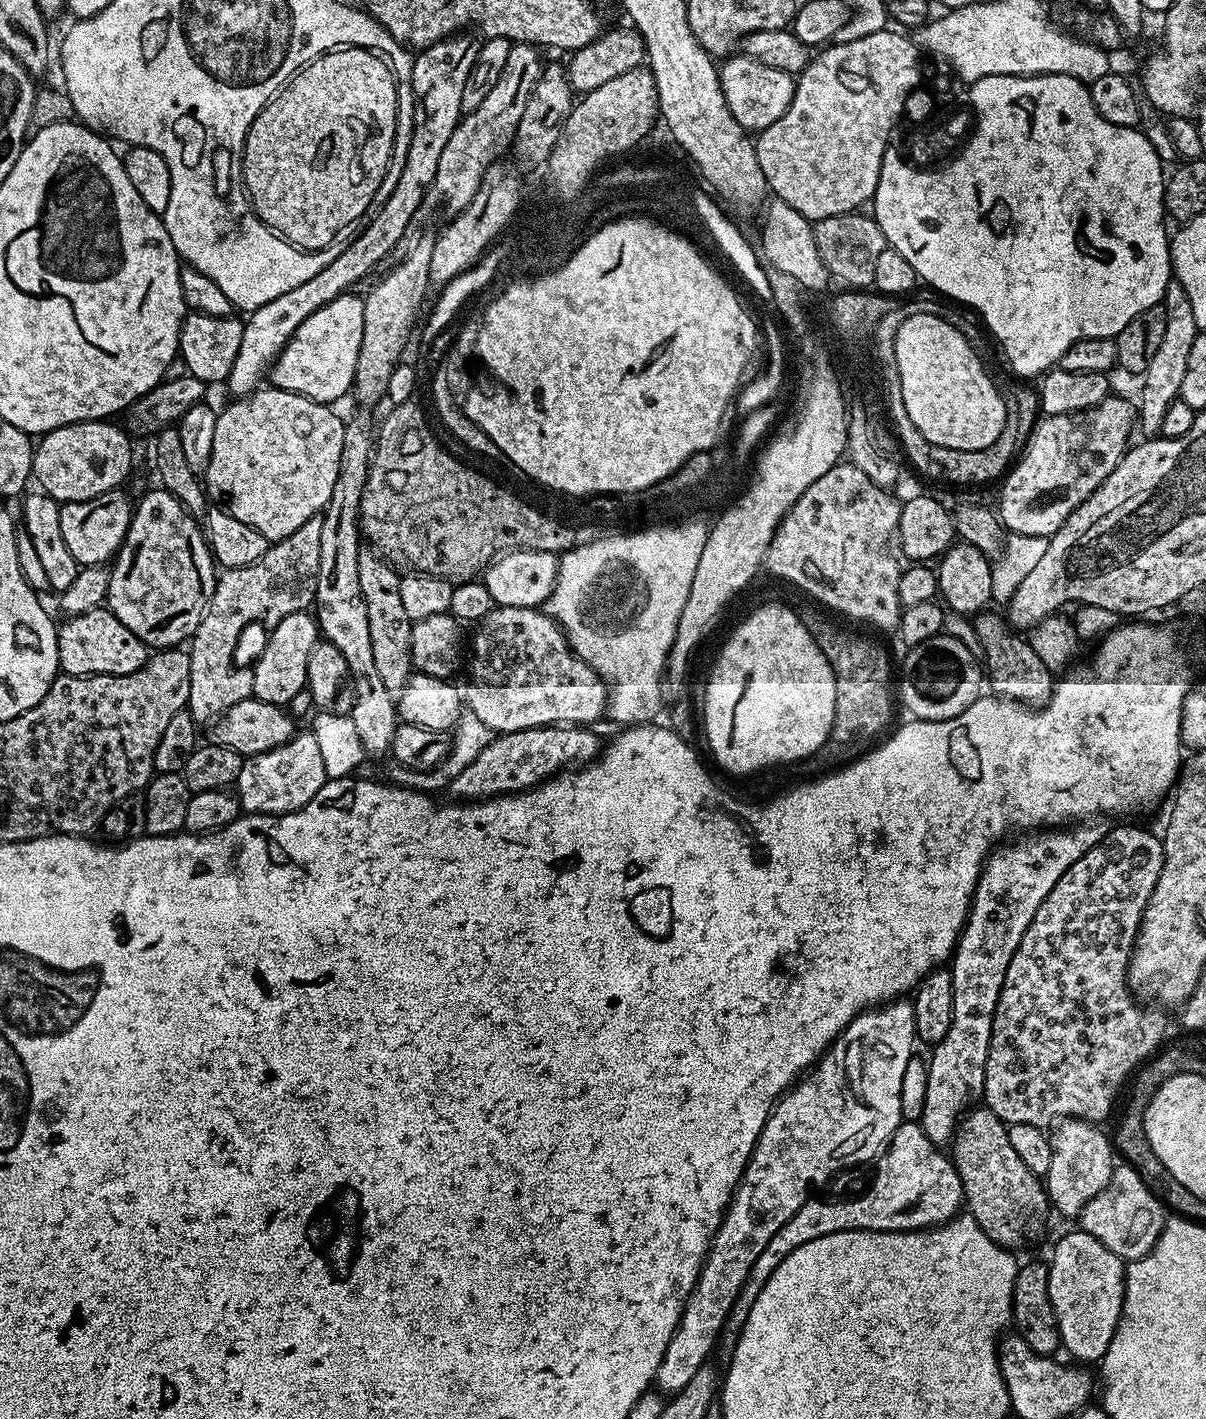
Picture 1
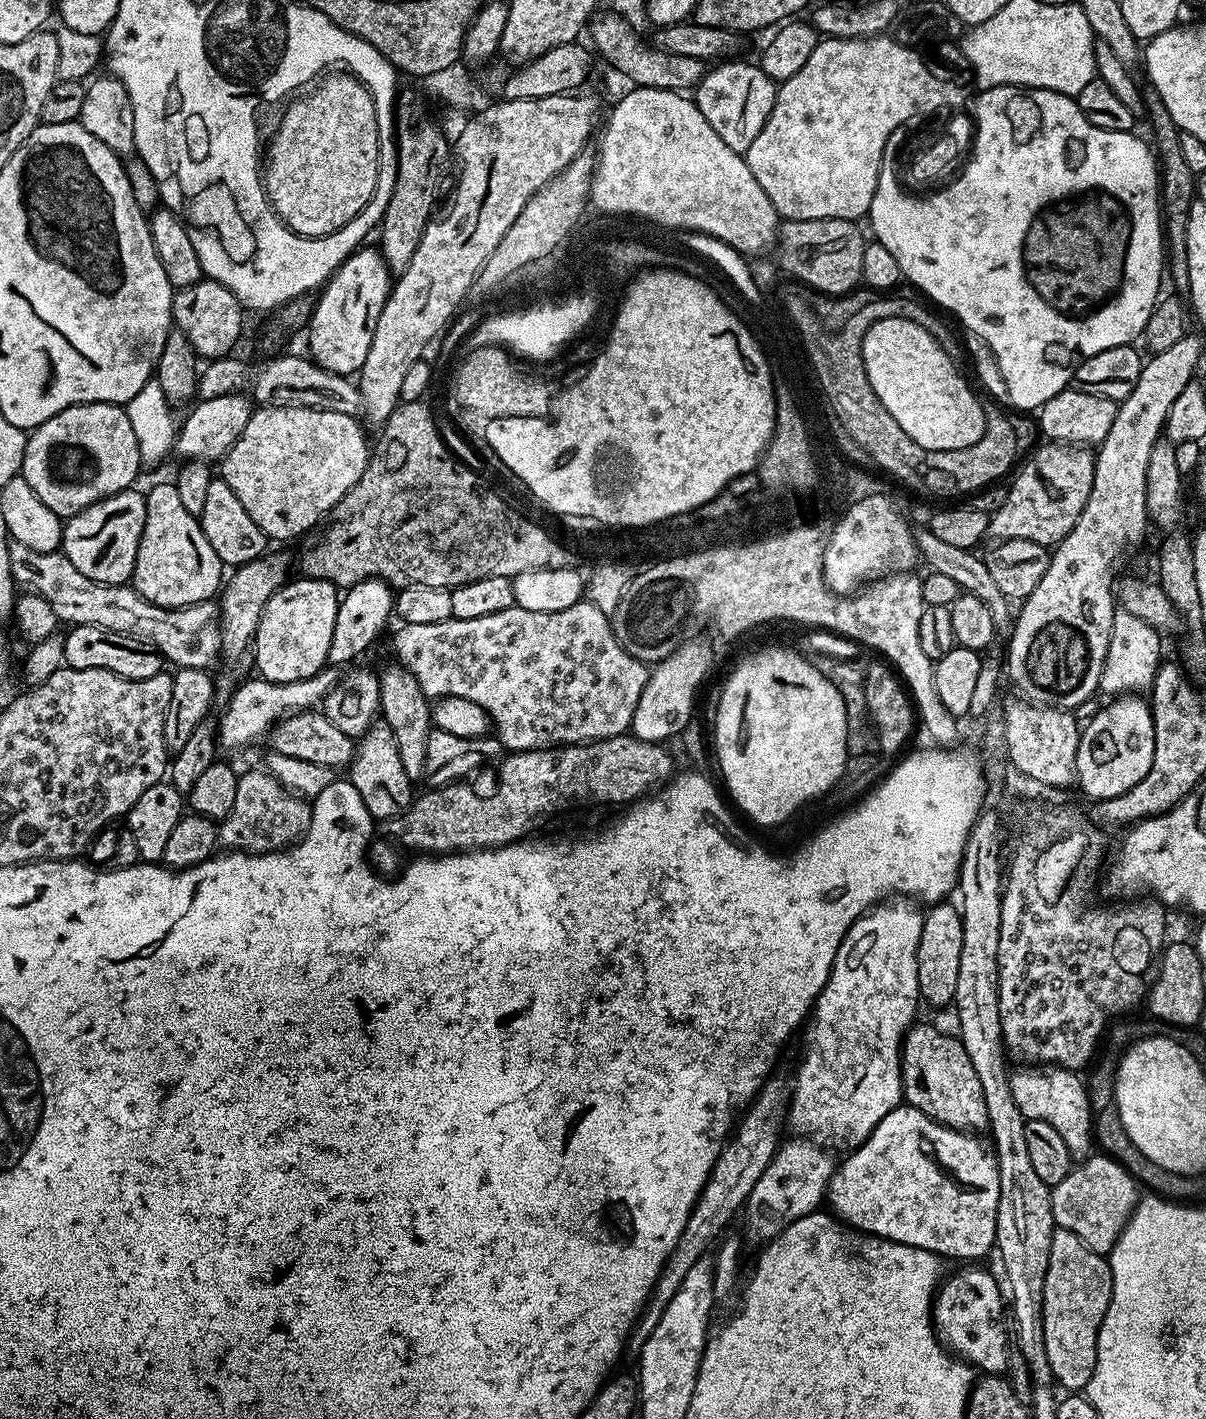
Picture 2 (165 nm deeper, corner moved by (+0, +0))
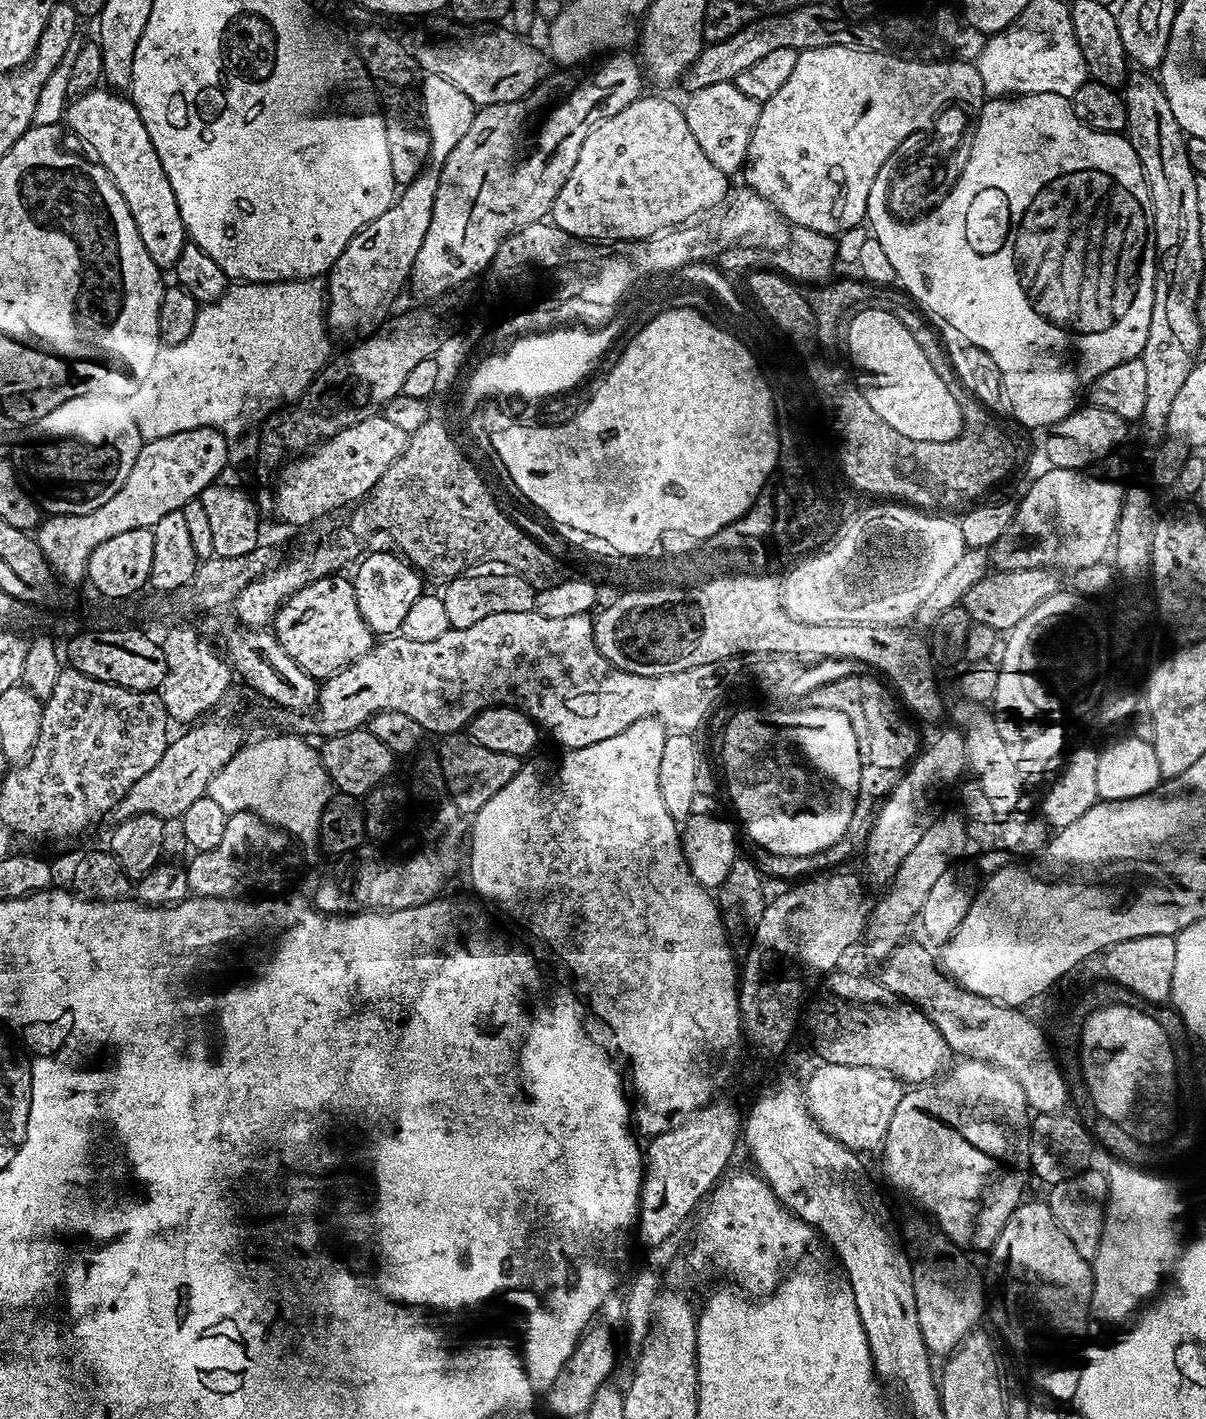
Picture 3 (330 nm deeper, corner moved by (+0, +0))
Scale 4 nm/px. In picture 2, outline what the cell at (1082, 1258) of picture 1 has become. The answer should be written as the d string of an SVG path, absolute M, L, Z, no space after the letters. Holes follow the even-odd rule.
M1057 1228L1050 1242L1050 1266L1046 1266L1046 1286L1042 1302L1042 1330L1046 1338L1046 1358L1050 1358L1050 1370L1053 1381L1057 1385L1068 1388L1069 1393L1076 1394L1087 1389L1096 1365L1096 1347L1098 1346L1098 1330L1102 1326L1102 1318L1106 1318L1106 1310L1112 1297L1112 1271L1107 1259L1090 1250L1070 1230Z

